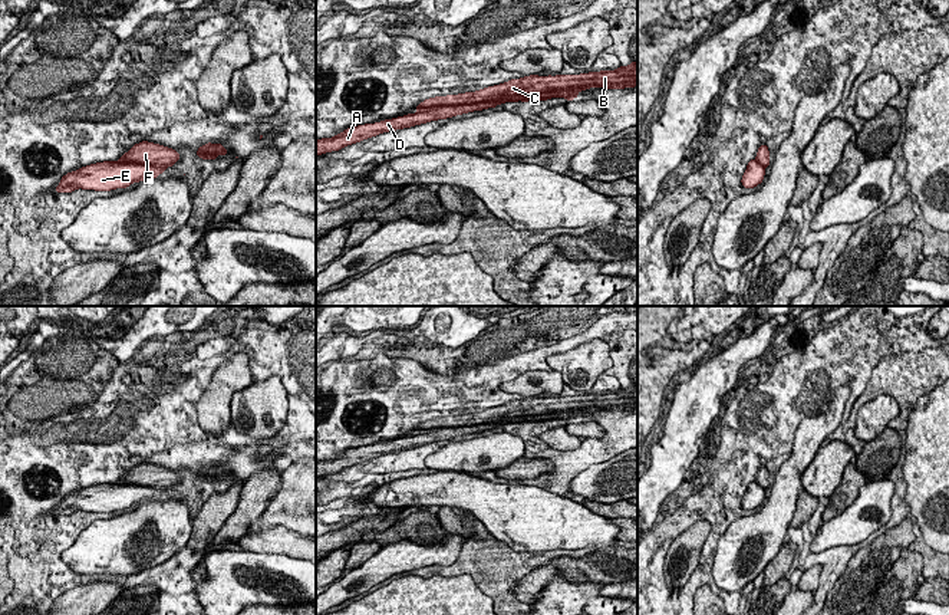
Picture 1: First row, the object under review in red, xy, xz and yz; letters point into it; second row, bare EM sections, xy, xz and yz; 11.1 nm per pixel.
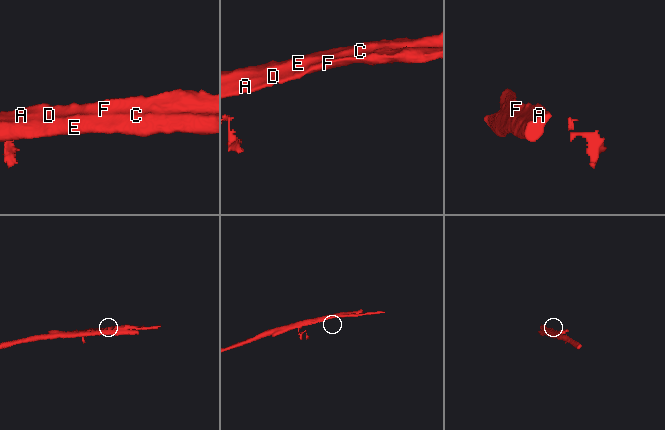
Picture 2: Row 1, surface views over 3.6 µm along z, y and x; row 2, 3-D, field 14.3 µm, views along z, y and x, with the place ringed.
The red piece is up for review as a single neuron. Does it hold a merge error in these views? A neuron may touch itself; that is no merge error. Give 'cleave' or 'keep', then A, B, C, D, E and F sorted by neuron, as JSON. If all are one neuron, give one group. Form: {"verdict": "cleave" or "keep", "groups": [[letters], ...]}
{"verdict": "cleave", "groups": [["A", "D", "F"], ["B", "C", "E"]]}

